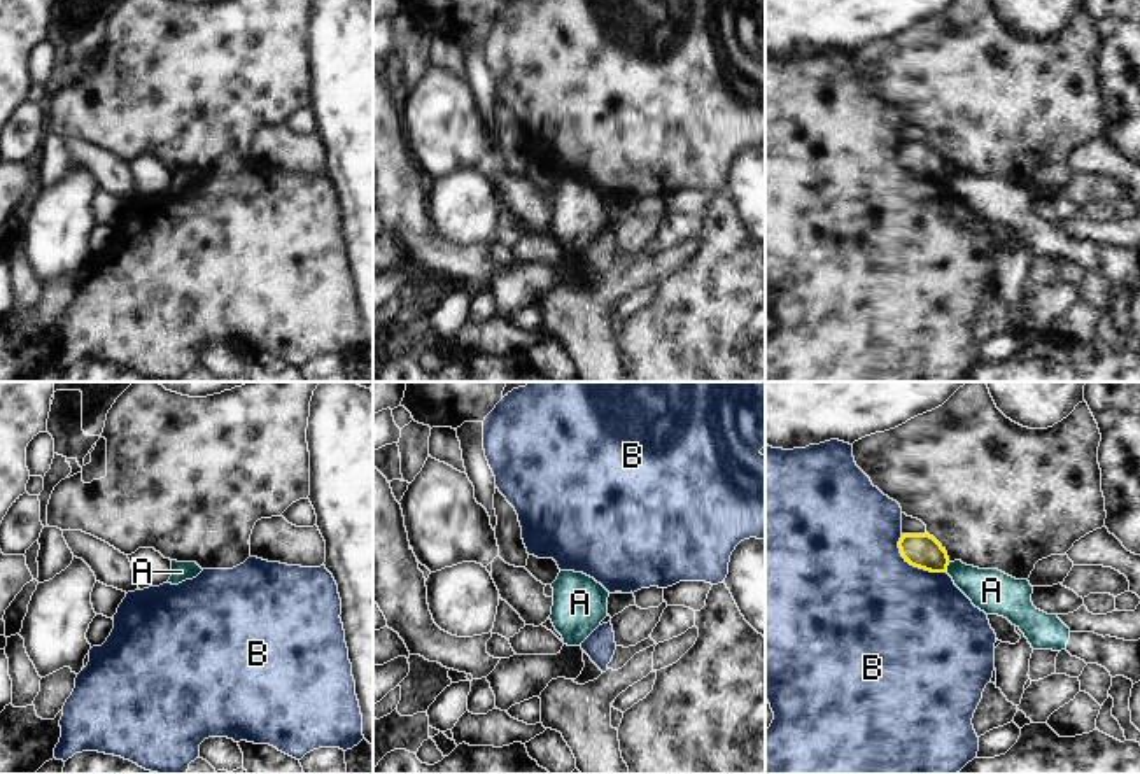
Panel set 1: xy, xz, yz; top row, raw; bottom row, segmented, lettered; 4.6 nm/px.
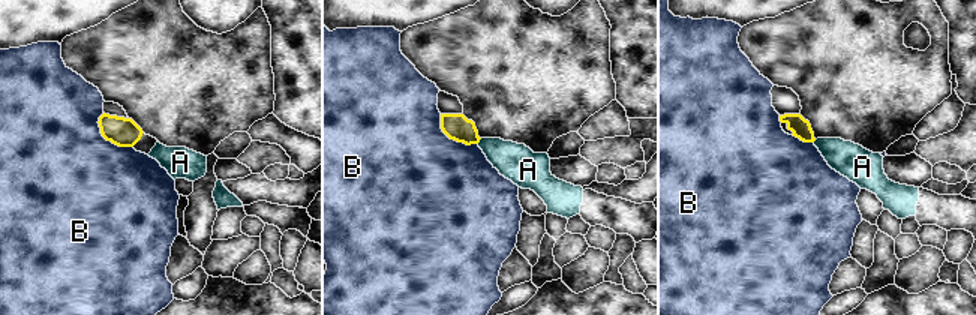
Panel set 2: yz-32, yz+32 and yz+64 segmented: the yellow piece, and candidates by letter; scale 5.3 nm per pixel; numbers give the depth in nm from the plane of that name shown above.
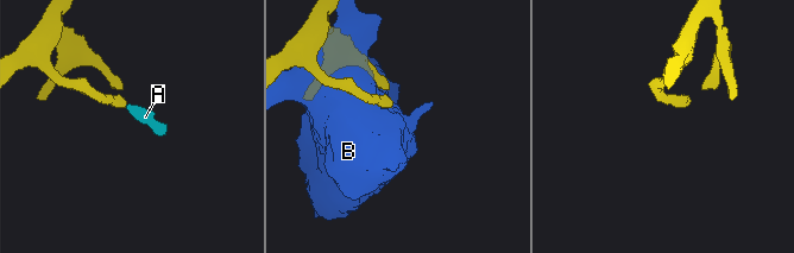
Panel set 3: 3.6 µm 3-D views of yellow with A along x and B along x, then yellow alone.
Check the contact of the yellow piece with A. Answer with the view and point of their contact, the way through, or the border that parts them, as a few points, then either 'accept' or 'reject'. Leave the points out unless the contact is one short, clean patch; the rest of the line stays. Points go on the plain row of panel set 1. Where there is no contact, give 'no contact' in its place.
yz (946, 175) | along yz (950, 170), (944, 179) | reject

